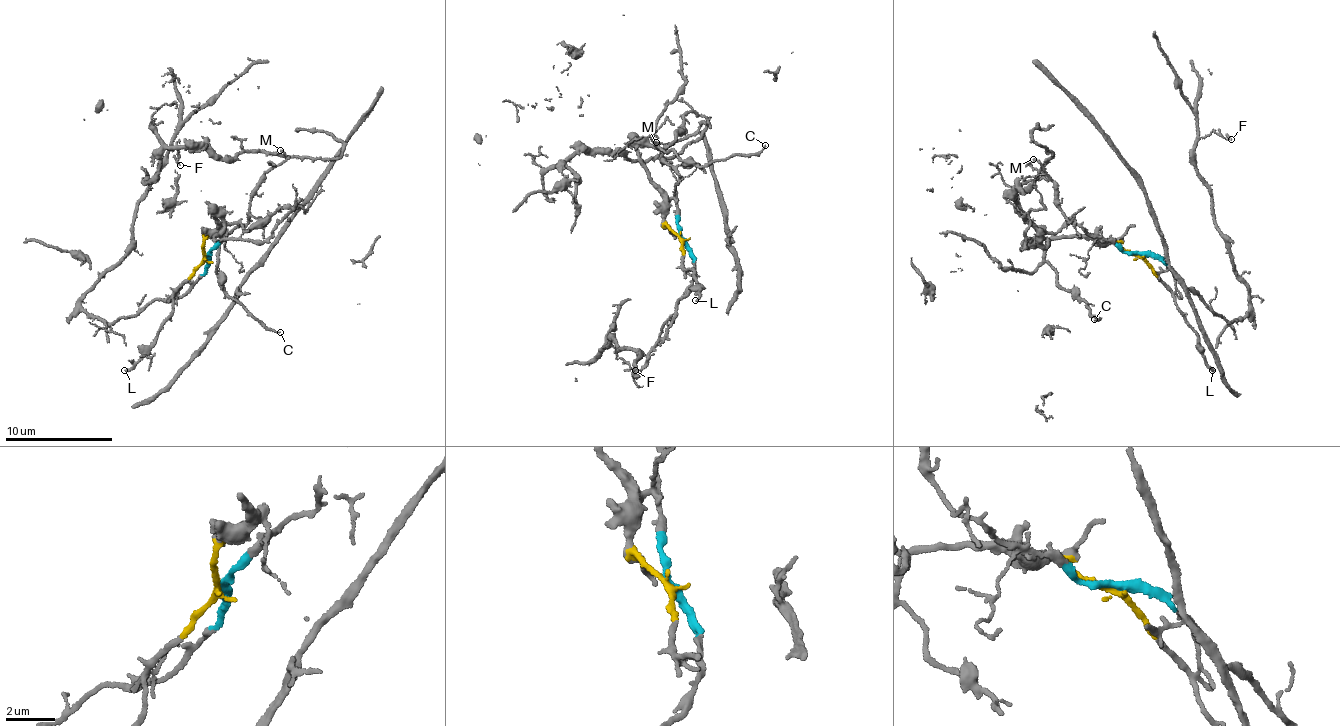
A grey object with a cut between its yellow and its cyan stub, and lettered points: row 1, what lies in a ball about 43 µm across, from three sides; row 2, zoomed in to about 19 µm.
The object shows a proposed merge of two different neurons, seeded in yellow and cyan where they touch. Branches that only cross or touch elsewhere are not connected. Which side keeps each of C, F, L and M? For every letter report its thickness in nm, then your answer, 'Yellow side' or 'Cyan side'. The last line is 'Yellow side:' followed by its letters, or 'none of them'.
C: Thickness 130 nm. Yellow side
F: Thickness 140 nm. Cyan side
L: Thickness 180 nm. Yellow side
M: Thickness 110 nm. Cyan side
Yellow side: C, L

